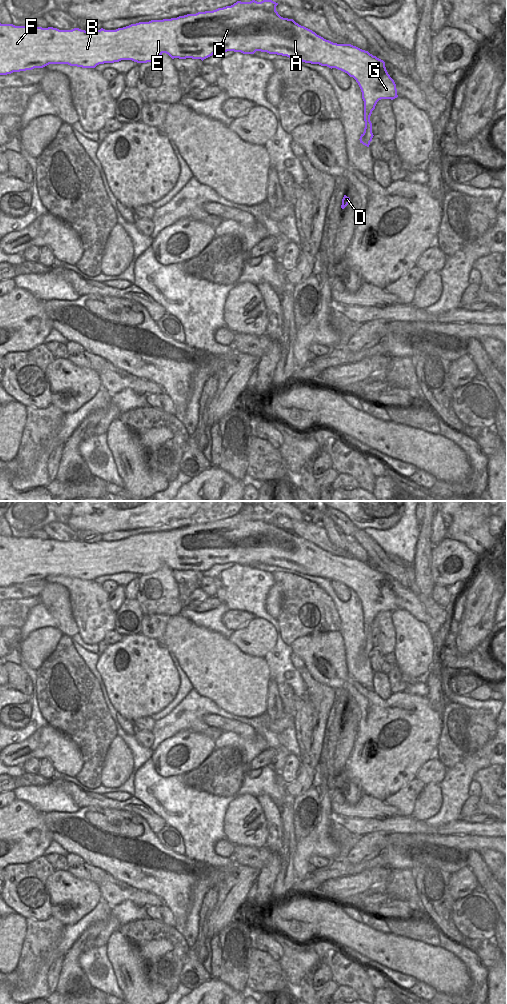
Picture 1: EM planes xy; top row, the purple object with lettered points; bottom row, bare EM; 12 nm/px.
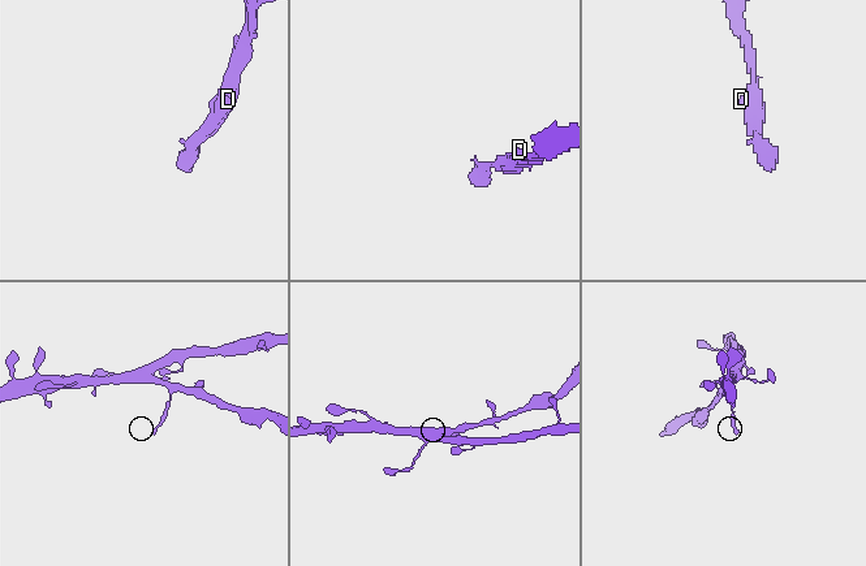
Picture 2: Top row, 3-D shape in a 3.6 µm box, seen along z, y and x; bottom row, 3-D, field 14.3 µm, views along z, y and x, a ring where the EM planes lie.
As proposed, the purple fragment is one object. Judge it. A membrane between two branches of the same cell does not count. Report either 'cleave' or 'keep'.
cleave

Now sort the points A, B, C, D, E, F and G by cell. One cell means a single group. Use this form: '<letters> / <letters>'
A B C E F G / D

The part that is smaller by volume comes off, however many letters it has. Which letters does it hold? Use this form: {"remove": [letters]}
{"remove": ["D"]}

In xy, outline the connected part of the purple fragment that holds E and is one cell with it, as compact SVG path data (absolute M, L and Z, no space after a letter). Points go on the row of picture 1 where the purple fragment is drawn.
M255 0L250 2L237 1L231 6L218 8L213 11L187 14L171 19L139 22L116 30L105 30L103 28L95 31L85 31L79 28L59 30L53 27L15 26L13 24L0 23L0 75L43 68L49 64L68 64L82 68L95 68L99 64L114 63L121 60L147 63L156 60L163 53L168 54L172 59L192 58L203 61L215 52L234 51L243 54L254 54L256 51L267 52L269 54L295 58L305 63L319 64L331 69L336 68L353 77L361 89L364 101L365 128L360 139L362 142L371 142L374 135L372 133L370 116L377 102L381 99L393 100L398 97L396 84L388 74L385 62L368 51L351 44L333 43L317 35L312 30L299 25L293 19L281 17L276 11L277 5L278 3L272 0L263 0L261 2Z

